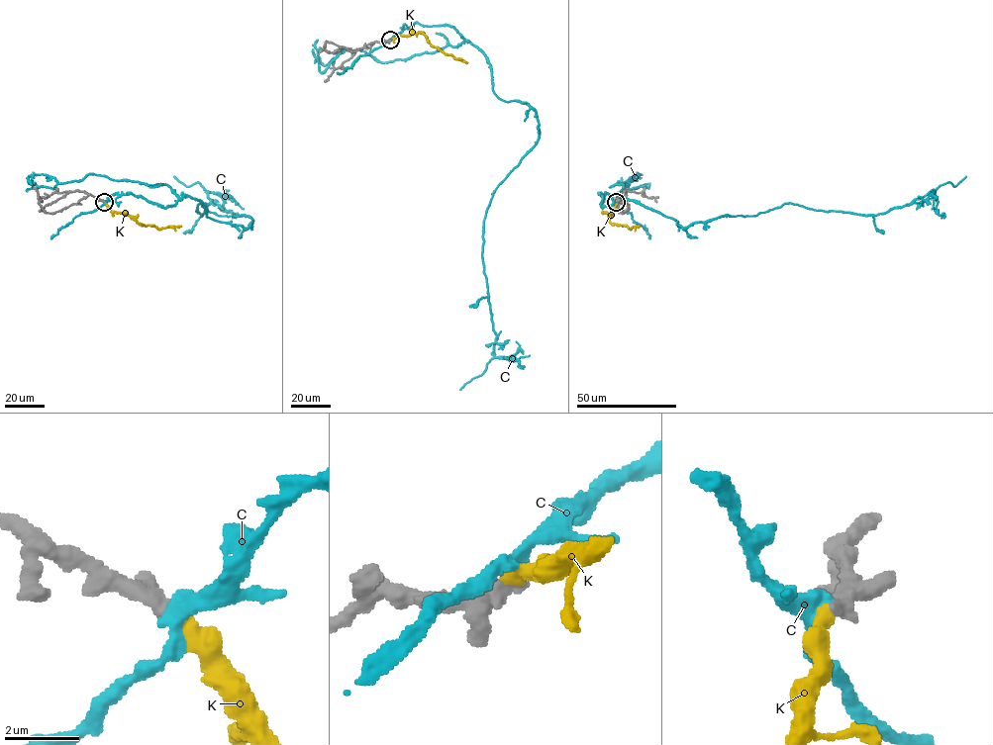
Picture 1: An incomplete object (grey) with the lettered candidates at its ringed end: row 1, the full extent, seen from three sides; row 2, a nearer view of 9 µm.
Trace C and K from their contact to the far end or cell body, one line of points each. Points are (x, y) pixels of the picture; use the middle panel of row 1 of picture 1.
C: (390, 40), (452, 26), (494, 93), (538, 122), (487, 210), (496, 343), (459, 390)
K: (390, 40), (422, 33), (432, 46), (467, 63)

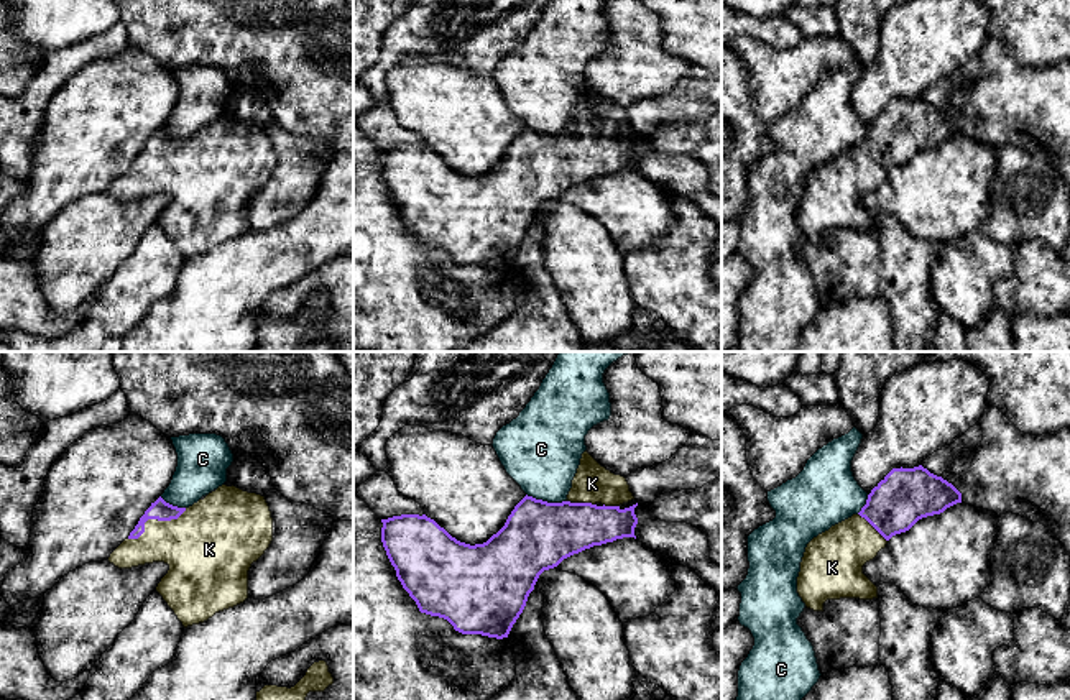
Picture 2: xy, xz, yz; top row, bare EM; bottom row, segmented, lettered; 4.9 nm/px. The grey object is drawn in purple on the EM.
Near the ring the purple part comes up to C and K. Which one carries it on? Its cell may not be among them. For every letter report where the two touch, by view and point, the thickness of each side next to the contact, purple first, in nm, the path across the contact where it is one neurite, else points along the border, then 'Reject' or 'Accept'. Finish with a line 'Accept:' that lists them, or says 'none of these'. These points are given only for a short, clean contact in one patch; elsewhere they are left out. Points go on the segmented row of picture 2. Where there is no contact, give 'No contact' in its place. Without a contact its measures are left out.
C: Touches purple at xz (546, 501). Thickness 340 nm (purple) against 400 nm. Boundary: xz (526, 493), (548, 501), (564, 501). Reject
K: Touches purple at xy (153, 518). Thickness 100 nm (purple) against 340 nm. Accept
Accept: K

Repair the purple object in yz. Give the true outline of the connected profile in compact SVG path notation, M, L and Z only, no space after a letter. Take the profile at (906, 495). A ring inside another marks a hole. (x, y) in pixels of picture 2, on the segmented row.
M922 465L892 468L871 490L858 514L807 544L797 577L799 596L814 611L823 611L827 600L878 598L878 587L863 573L863 565L892 536L957 503L962 503L962 493Z

